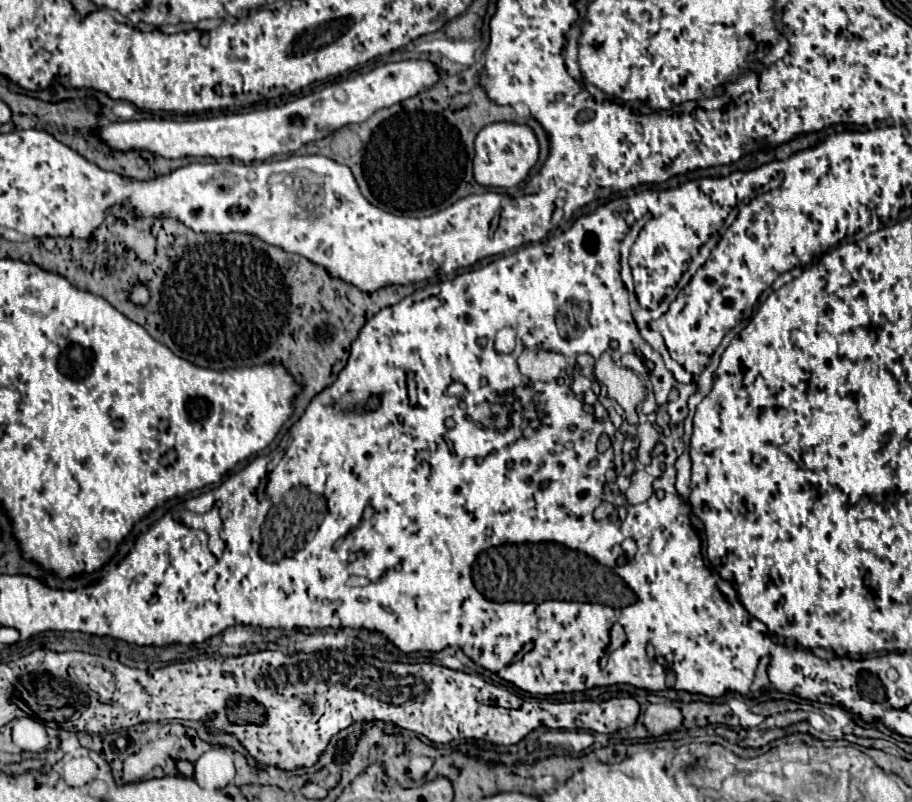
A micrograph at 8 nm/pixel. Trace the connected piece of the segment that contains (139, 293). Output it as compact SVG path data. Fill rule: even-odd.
M135 284L133 286L133 290L131 290L131 300L135 302L135 304L145 304L145 300L149 300L149 290L147 290L147 286L145 284Z

